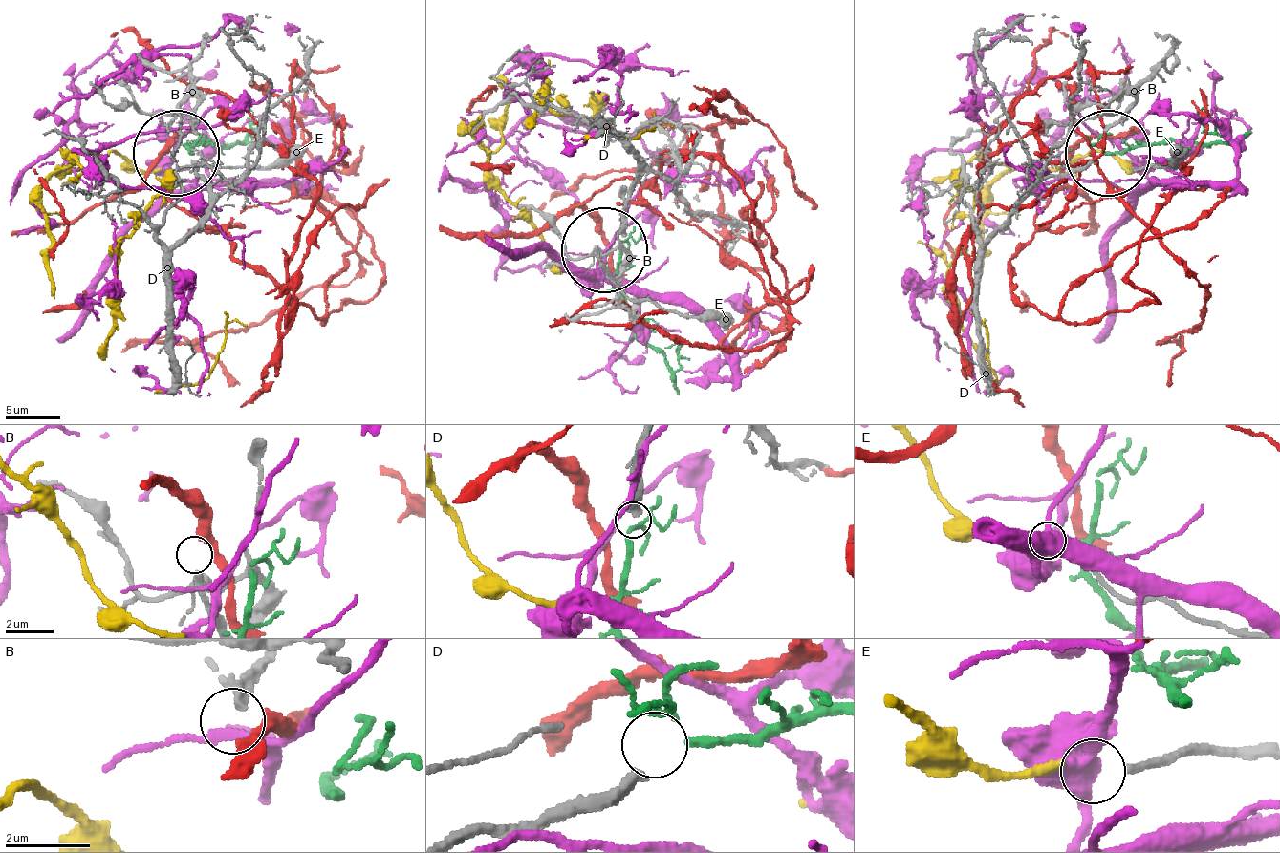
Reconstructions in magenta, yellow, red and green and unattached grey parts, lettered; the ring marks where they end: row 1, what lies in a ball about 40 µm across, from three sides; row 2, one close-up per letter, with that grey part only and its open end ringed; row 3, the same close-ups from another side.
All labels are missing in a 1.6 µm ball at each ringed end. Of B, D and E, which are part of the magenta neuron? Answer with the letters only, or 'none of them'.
none of them

